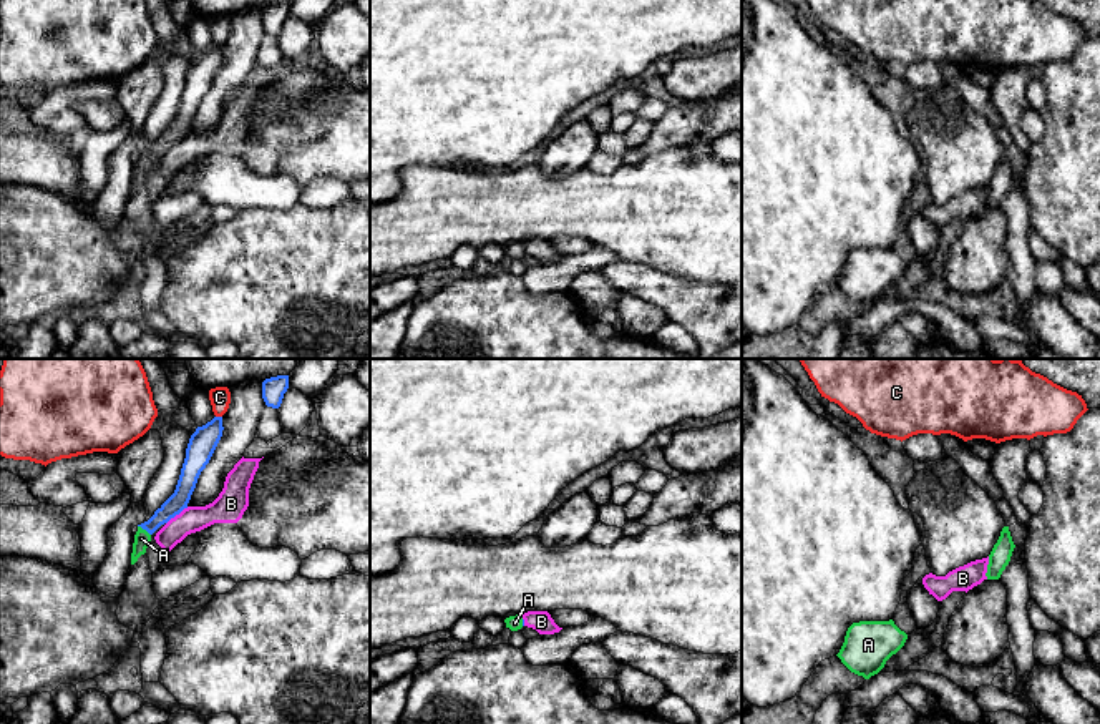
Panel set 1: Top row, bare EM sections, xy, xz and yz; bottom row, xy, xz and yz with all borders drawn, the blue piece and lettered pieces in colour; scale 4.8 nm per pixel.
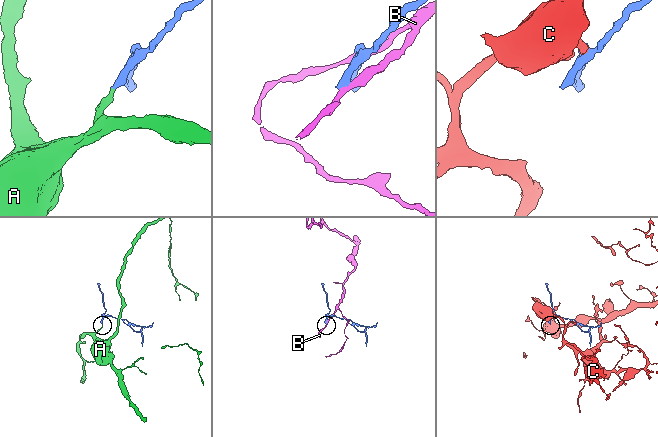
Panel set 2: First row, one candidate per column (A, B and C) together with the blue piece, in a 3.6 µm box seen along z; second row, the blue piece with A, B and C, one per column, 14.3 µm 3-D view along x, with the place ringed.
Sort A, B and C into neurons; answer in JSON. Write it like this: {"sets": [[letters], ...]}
{"sets": [["A"], ["B"], ["C"]]}

